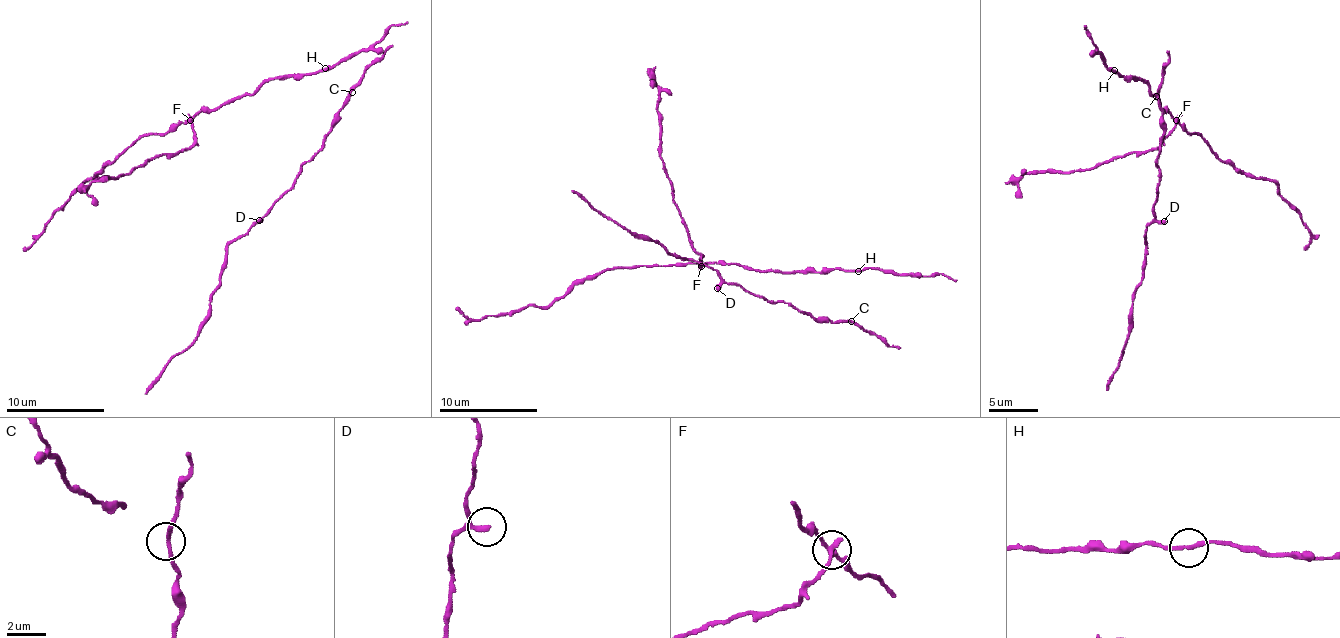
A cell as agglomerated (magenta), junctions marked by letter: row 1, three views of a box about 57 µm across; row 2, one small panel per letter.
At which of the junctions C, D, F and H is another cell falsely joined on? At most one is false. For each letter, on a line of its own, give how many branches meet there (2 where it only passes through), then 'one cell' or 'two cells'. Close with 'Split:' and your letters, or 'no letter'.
C: 2 branches meet; one cell
D: 2 branches meet; one cell
F: 3 branches meet; two cells
H: 2 branches meet; one cell
Split: F

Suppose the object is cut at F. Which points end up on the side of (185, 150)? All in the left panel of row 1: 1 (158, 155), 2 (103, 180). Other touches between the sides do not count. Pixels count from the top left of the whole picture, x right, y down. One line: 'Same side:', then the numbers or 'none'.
Same side: 1, 2

